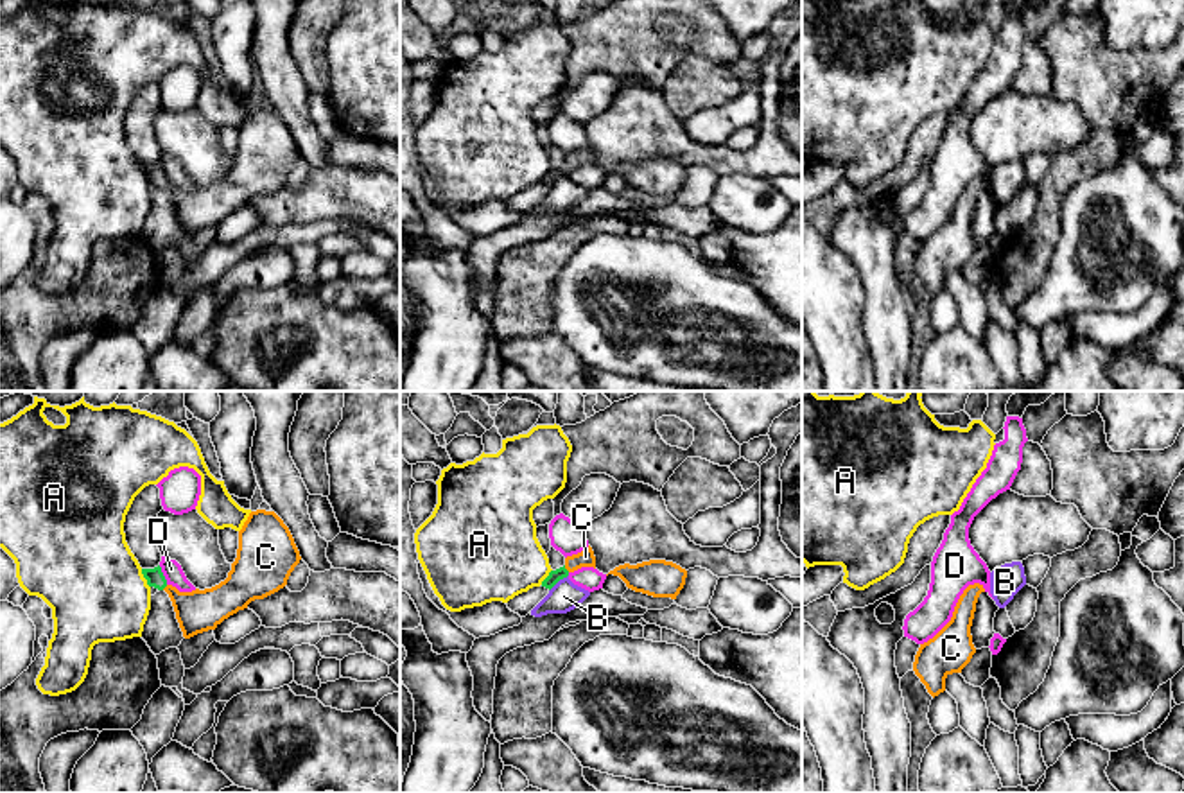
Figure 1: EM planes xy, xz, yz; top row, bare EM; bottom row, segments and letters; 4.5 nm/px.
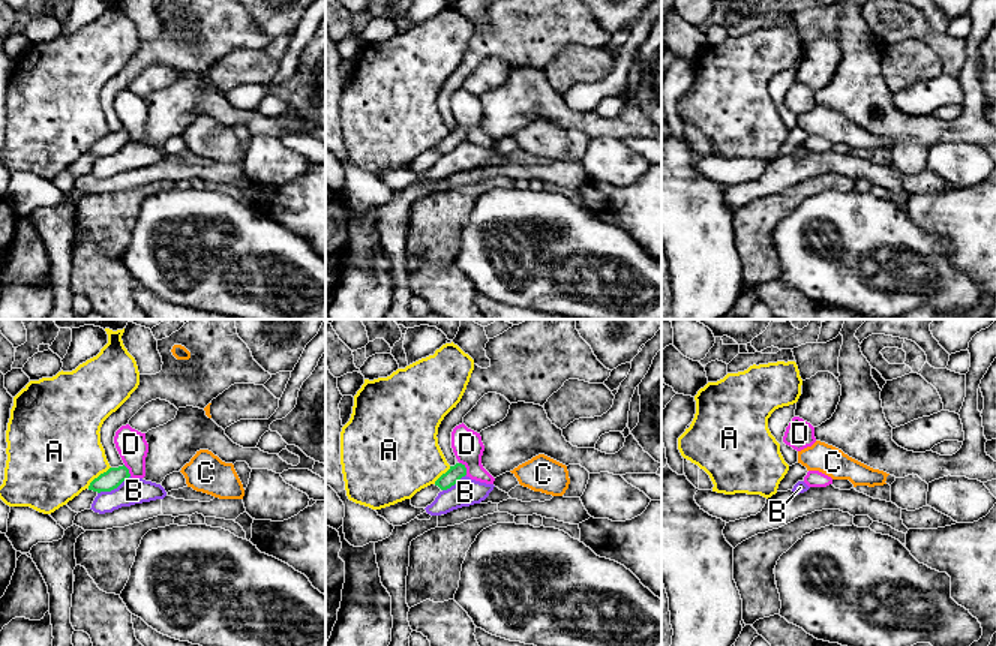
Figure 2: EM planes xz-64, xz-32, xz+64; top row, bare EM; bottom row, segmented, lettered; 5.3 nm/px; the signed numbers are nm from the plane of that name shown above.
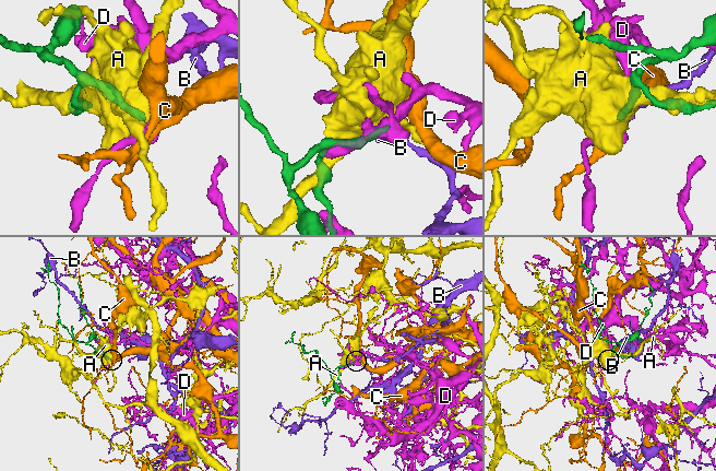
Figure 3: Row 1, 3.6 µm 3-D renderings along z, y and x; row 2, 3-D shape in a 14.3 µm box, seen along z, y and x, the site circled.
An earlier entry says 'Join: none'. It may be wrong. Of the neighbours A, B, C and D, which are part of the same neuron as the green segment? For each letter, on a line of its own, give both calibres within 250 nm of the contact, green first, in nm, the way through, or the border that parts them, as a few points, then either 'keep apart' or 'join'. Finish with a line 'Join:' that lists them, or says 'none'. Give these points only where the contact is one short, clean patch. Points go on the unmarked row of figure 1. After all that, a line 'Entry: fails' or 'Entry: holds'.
A: 80 nm thick on the green side, 440 nm on the other; keep apart
B: 60 nm thick on the green side, 140 nm on the other; border along xz (567, 173), (549, 189); keep apart
C: 60 nm thick on the green side, 80 nm on the other; runs through xz (555, 174), (565, 167), (585, 156); join
D: 80 nm thick on the green side, 90 nm on the other; keep apart
Join: C
Entry: fails

